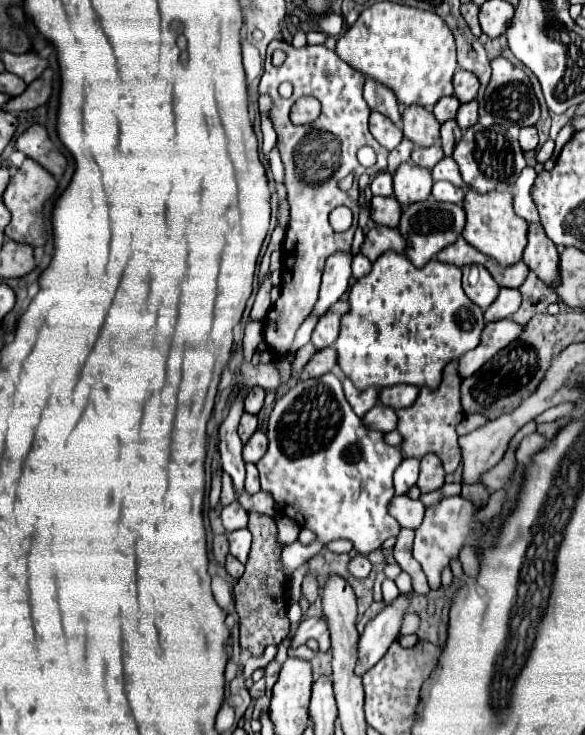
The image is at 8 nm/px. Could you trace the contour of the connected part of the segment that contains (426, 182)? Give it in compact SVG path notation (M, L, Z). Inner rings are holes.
M405 162L393 174L395 198L403 208L407 208L413 202L427 200L431 194L431 186L433 186L431 172L427 168L415 166L413 162Z

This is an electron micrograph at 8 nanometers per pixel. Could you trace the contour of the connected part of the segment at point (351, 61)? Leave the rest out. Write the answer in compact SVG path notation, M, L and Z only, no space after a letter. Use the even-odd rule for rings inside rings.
M377 2L369 8L365 8L357 22L337 40L335 48L337 56L345 60L351 68L361 72L367 78L373 78L377 82L383 82L387 88L391 88L399 100L399 104L411 106L435 106L439 98L453 94L453 72L457 70L457 58L455 58L455 38L451 38L451 30L447 30L447 24L431 12L415 10L411 6L393 4L393 2Z

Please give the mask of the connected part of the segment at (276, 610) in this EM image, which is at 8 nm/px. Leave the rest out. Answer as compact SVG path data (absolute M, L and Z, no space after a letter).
M251 512L247 528L253 534L253 546L245 564L245 574L235 584L235 600L241 618L241 648L249 650L253 656L263 656L269 644L277 646L291 634L291 622L287 618L289 580L281 566L283 544L277 542L275 520L271 516Z

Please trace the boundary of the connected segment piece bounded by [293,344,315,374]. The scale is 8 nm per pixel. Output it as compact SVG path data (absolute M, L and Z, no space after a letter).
M305 344L299 352L297 352L297 356L295 356L295 362L293 362L293 372L295 374L299 374L301 370L303 370L303 366L309 362L309 358L315 354L315 348L313 348L313 344Z

